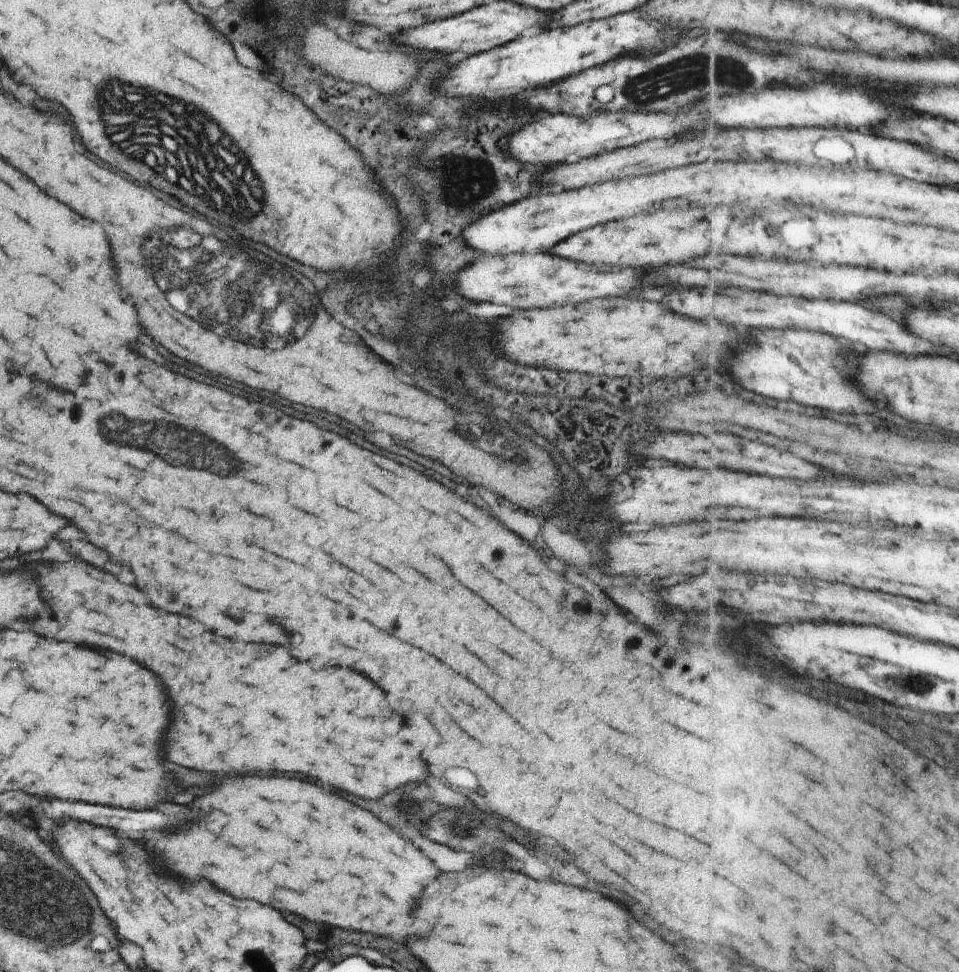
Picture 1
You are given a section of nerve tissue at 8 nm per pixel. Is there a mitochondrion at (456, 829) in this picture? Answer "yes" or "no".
yes

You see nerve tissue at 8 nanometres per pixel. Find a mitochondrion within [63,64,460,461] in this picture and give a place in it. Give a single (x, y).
(170, 140)

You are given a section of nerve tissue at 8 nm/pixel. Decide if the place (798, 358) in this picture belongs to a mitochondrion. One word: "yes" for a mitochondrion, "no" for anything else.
yes

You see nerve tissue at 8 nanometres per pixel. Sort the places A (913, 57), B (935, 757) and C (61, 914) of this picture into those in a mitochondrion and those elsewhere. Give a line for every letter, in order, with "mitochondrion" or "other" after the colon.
A: other
B: other
C: mitochondrion

